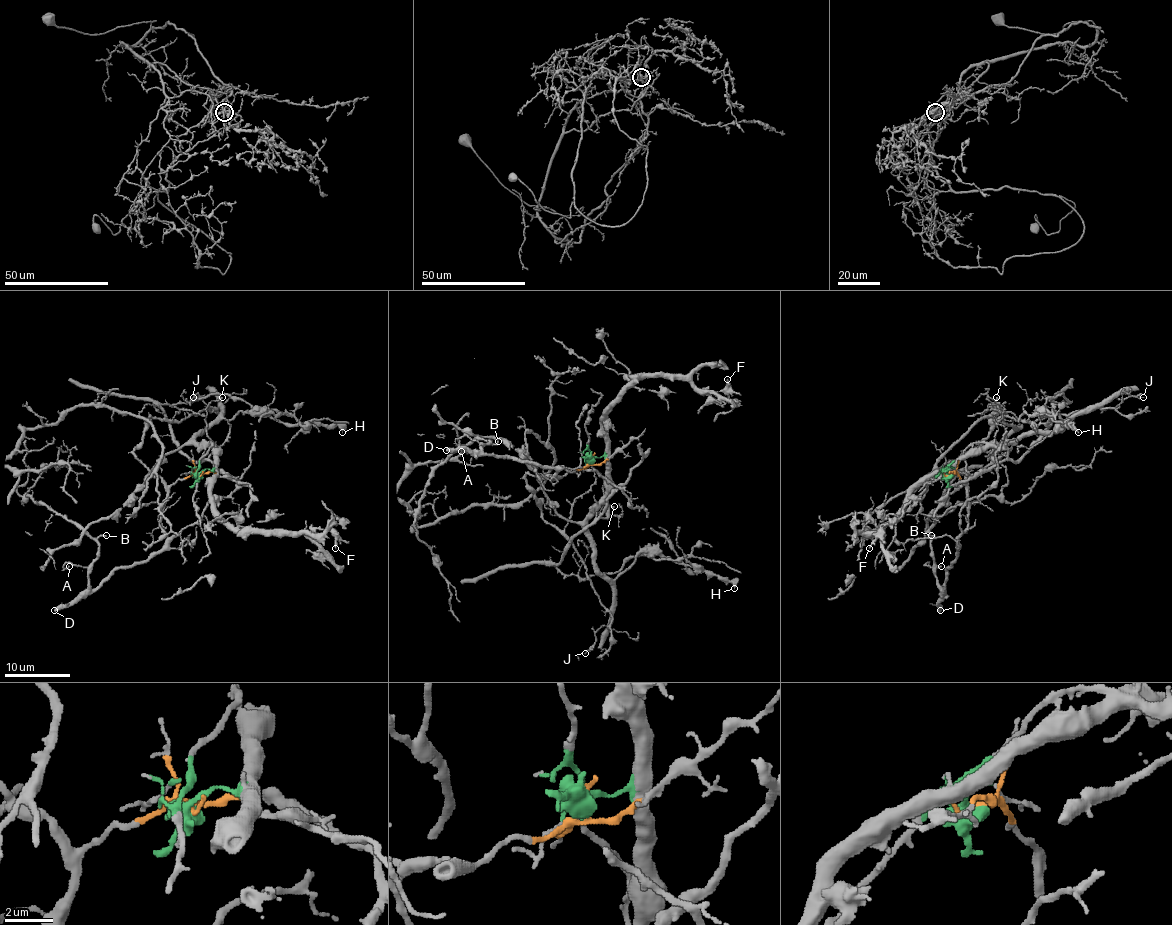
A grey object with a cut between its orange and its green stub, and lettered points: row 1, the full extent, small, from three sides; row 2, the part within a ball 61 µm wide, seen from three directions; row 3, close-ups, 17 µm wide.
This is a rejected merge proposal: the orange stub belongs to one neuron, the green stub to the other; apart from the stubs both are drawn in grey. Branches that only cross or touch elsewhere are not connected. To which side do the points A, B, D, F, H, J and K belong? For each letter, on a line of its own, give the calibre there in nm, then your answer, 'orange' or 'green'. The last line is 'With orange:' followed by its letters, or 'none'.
A: calibre 120 nm; orange
B: calibre 200 nm; orange
D: calibre 480 nm; orange
F: calibre 190 nm; green
H: calibre 280 nm; green
J: calibre 100 nm; orange
K: calibre 150 nm; green
With orange: A, B, D, J

